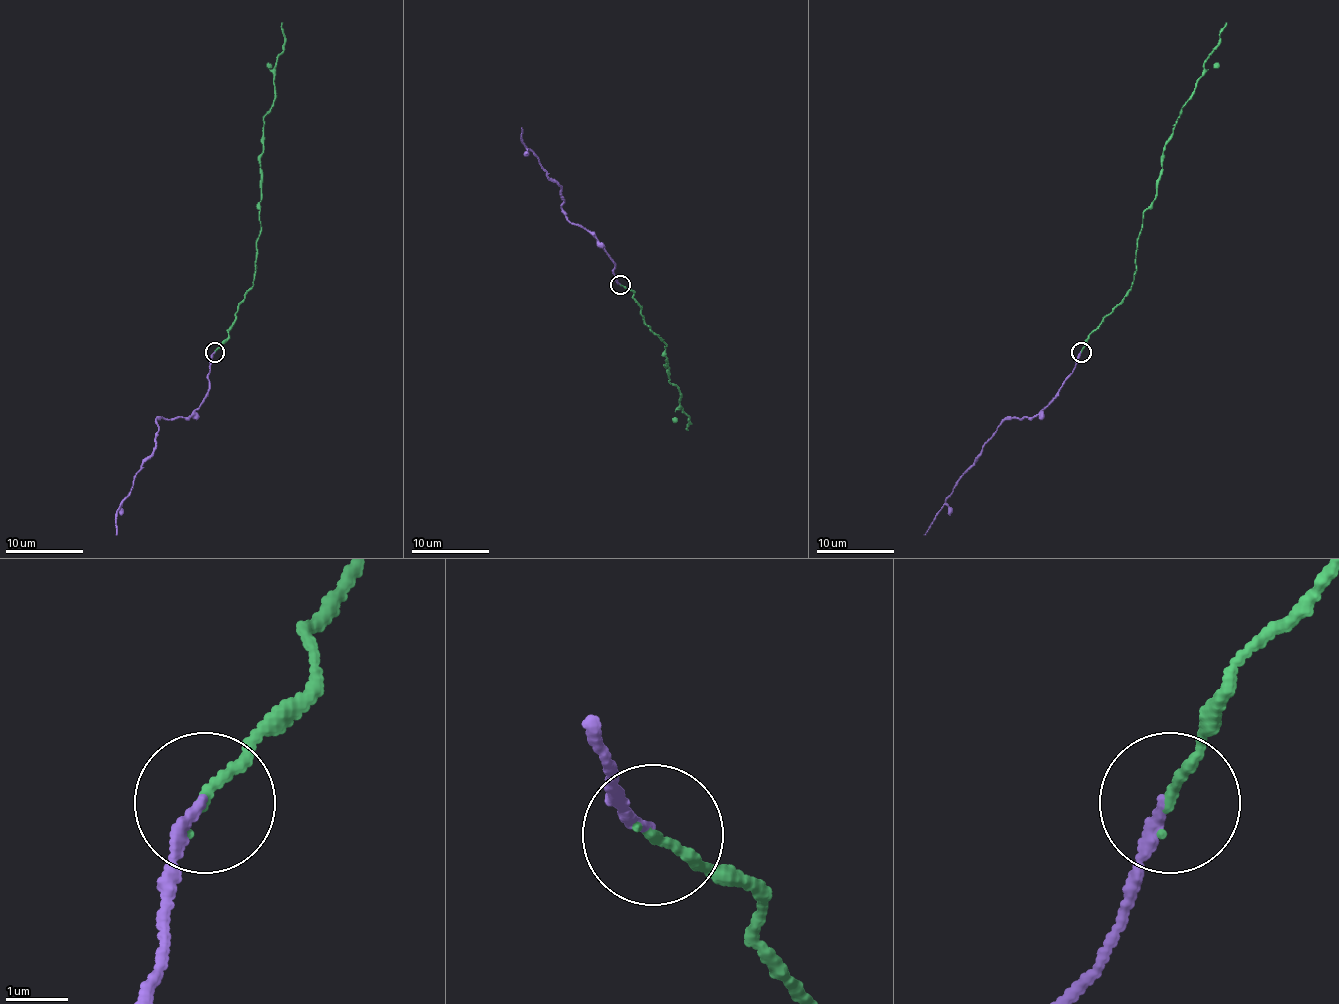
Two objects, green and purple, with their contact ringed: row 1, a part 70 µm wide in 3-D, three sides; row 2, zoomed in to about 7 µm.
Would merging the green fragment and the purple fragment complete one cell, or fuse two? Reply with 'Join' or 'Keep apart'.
Join

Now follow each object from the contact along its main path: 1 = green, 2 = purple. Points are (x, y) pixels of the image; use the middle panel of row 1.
1: (620, 285), (633, 293), (643, 320), (667, 345), (669, 381), (680, 392), (680, 408), (690, 422), (688, 429)
2: (620, 283), (606, 250), (592, 236), (573, 224), (561, 209), (561, 187), (522, 142), (522, 127)

